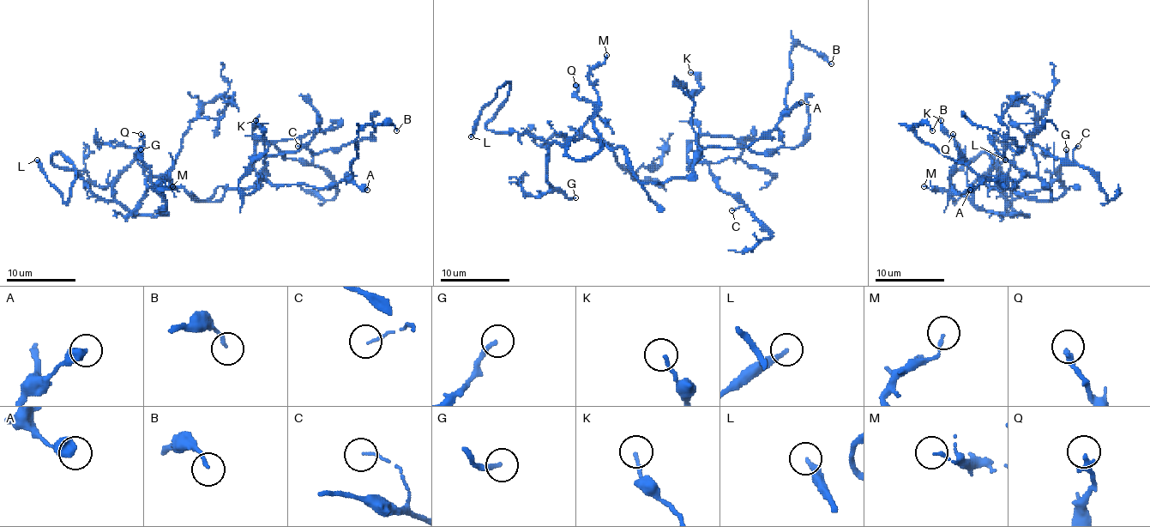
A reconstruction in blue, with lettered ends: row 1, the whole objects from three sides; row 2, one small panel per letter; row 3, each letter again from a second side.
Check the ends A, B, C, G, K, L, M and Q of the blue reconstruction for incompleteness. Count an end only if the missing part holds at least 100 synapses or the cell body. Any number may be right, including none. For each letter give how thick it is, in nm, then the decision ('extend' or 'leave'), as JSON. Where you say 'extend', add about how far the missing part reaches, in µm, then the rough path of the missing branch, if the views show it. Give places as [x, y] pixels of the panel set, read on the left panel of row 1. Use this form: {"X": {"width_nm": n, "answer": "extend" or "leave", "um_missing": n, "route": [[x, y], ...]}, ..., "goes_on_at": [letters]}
{"A": {"width_nm": 550, "answer": "leave"}, "B": {"width_nm": 140, "answer": "leave"}, "C": {"width_nm": 90, "answer": "leave"}, "G": {"width_nm": 200, "answer": "leave"}, "K": {"width_nm": 130, "answer": "leave"}, "L": {"width_nm": 200, "answer": "extend", "um_missing": 50}, "M": {"width_nm": 130, "answer": "leave"}, "Q": {"width_nm": 280, "answer": "leave"}, "goes_on_at": ["L"]}

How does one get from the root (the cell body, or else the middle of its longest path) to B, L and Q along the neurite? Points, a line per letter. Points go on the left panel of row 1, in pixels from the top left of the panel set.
B: (189, 195), (218, 202), (261, 176), (273, 186), (332, 188), (352, 174), (360, 130), (389, 124), (396, 130)
L: (189, 195), (151, 178), (141, 205), (125, 210), (59, 168), (56, 153), (76, 176), (64, 202), (37, 160)
Q: (189, 195), (167, 179), (151, 178), (132, 214), (165, 214), (159, 210), (165, 196), (142, 160), (141, 134)

